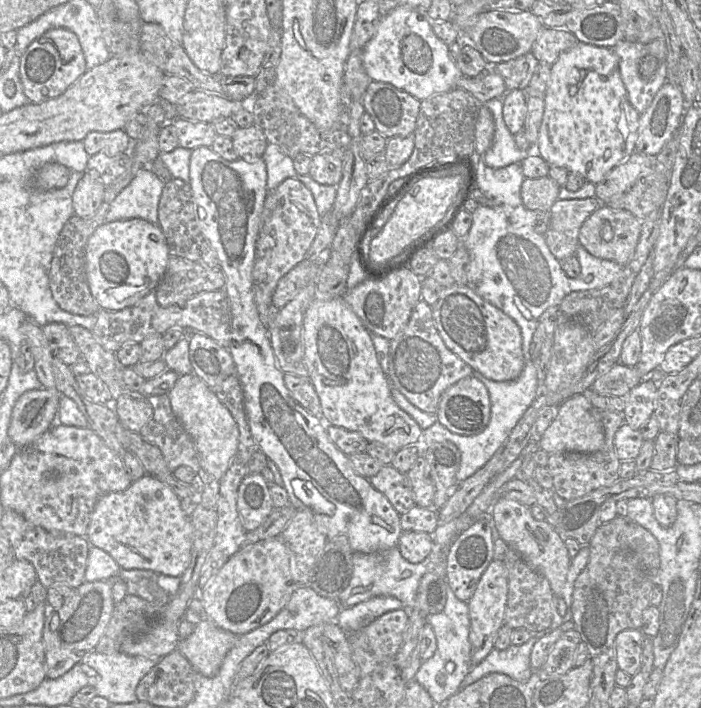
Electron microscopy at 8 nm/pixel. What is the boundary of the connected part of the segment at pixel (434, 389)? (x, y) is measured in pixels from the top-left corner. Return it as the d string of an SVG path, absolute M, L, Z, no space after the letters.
M421 299L405 328L390 340L390 385L421 411L436 414L442 394L459 380L471 376L472 372L467 363L447 348L435 325L431 306Z

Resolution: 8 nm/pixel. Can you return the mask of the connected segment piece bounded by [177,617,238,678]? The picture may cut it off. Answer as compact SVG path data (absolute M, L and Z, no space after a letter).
M204 617L190 636L179 641L177 650L197 673L212 678L219 672L225 656L237 639L237 635Z

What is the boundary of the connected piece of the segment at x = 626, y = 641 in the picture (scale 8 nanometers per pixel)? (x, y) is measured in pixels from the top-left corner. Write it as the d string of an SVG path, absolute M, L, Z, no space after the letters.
M628 629L616 636L618 667L630 676L634 676L640 669L644 635L640 629Z

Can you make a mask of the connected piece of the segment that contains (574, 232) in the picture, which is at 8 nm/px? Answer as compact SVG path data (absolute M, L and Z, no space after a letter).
M596 197L584 199L557 199L549 210L546 243L556 259L575 256L578 235L584 221L600 206Z

